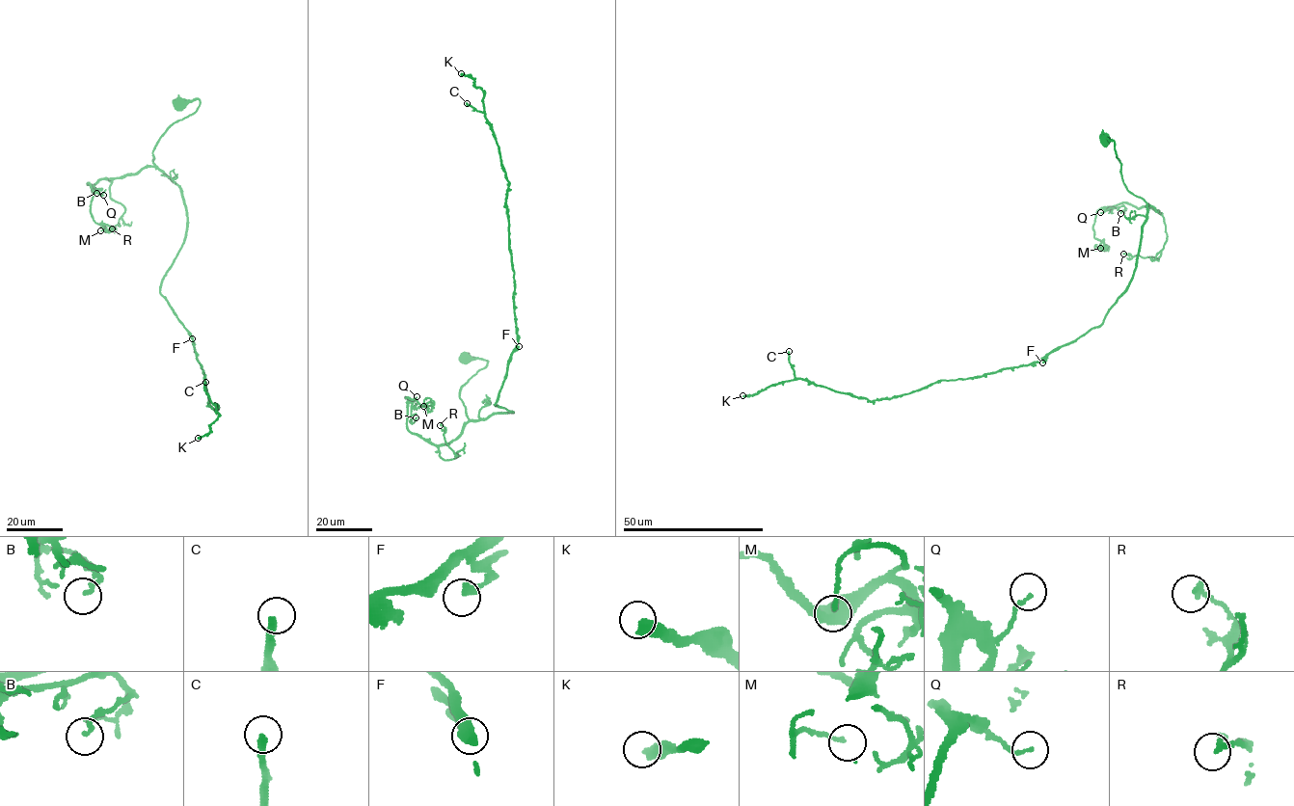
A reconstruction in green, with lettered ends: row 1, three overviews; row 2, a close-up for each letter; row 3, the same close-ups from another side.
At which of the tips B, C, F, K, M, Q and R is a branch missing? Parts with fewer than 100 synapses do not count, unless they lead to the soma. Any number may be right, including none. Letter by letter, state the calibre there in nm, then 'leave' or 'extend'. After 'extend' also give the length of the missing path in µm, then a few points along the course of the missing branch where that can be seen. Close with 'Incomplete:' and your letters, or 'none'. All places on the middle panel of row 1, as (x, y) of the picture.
B: 180 nm | leave
C: 280 nm | extend | 120 µm | (467, 103), (429, 107), (412, 125), (392, 123), (364, 158), (346, 148), (332, 115)
F: 180 nm | leave
K: 500 nm | extend | 110 µm
M: 150 nm | leave
Q: 130 nm | leave
R: 240 nm | leave
Incomplete: C, K

